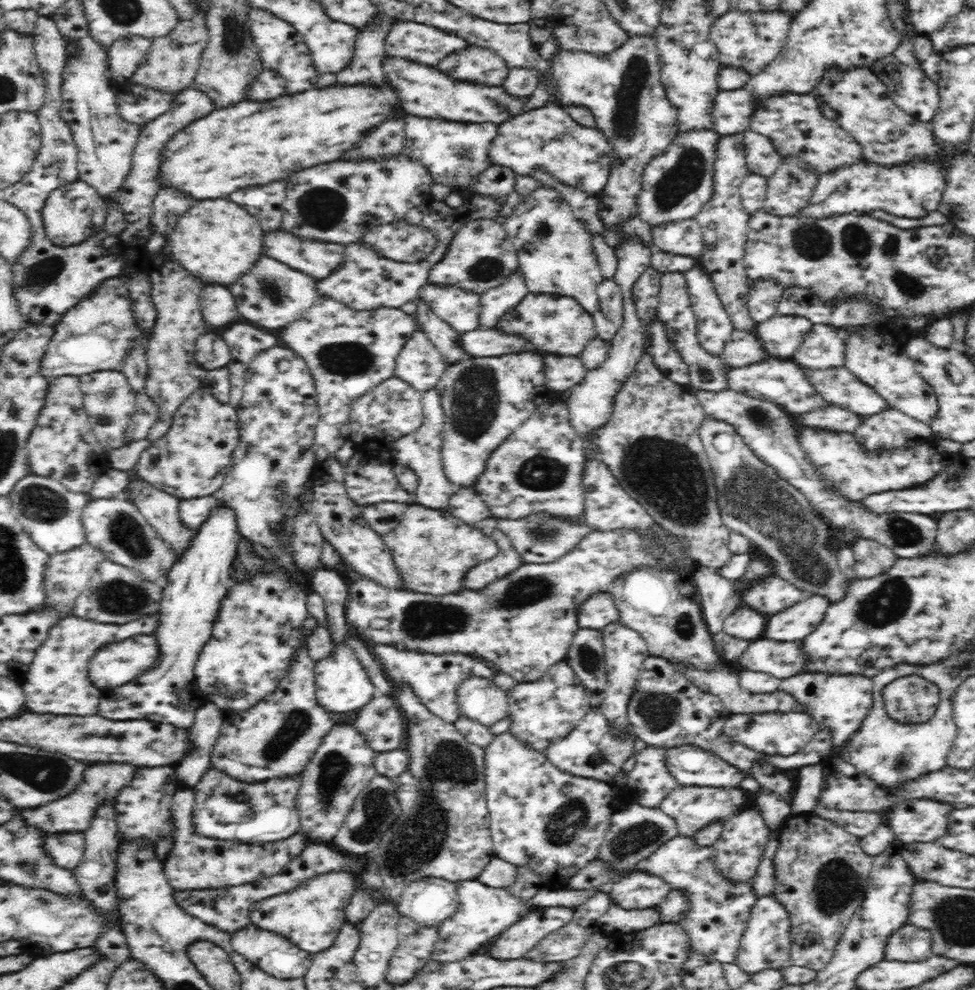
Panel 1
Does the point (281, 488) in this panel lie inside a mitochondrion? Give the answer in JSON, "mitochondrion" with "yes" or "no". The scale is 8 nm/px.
{"mitochondrion":"yes"}

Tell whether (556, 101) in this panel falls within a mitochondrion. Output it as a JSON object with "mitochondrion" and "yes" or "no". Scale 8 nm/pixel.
{"mitochondrion":"no"}

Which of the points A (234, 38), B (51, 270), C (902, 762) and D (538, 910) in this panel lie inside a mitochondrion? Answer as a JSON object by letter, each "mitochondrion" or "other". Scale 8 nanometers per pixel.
{"A":"mitochondrion","B":"mitochondrion","C":"mitochondrion","D":"other"}

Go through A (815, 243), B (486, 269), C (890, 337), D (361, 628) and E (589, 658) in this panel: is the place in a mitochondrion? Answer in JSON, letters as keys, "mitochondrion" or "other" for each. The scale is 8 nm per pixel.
{"A":"mitochondrion","B":"mitochondrion","C":"other","D":"other","E":"mitochondrion"}

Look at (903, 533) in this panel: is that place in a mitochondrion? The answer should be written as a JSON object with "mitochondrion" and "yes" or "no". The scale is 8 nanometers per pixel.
{"mitochondrion":"yes"}

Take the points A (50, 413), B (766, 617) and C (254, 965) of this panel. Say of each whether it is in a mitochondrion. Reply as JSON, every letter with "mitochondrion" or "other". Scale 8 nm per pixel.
{"A":"other","B":"other","C":"other"}

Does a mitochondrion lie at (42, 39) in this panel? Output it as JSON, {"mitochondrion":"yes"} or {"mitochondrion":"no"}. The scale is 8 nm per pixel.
{"mitochondrion":"no"}

